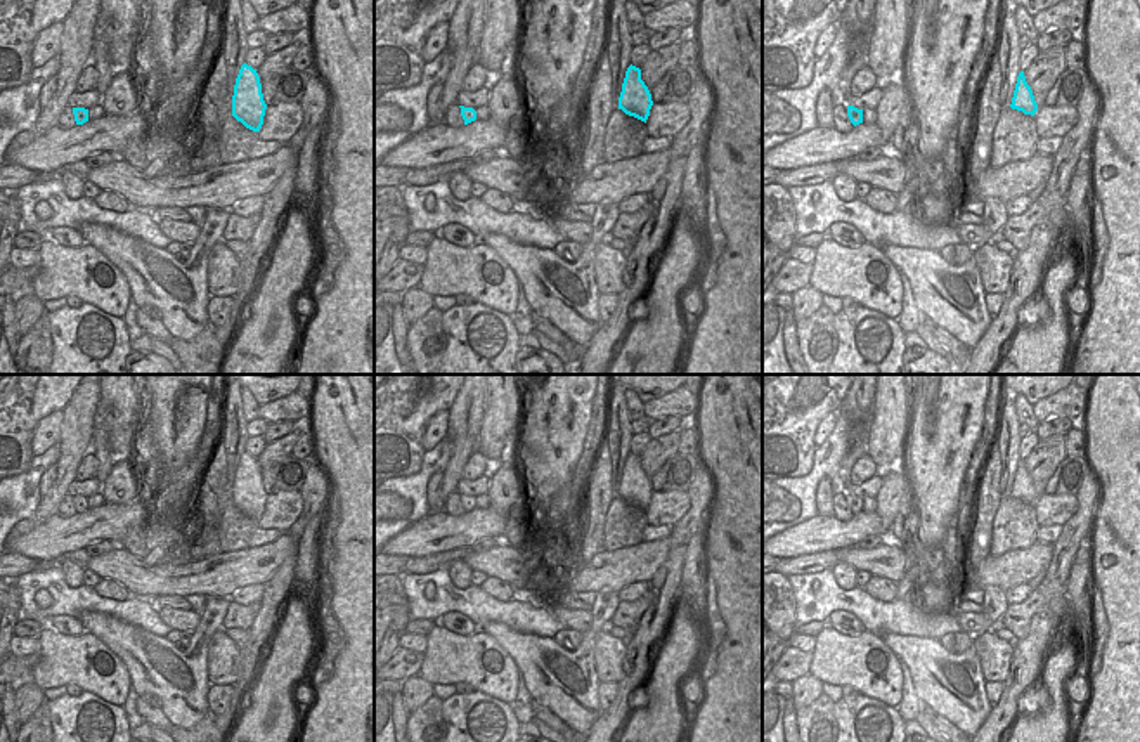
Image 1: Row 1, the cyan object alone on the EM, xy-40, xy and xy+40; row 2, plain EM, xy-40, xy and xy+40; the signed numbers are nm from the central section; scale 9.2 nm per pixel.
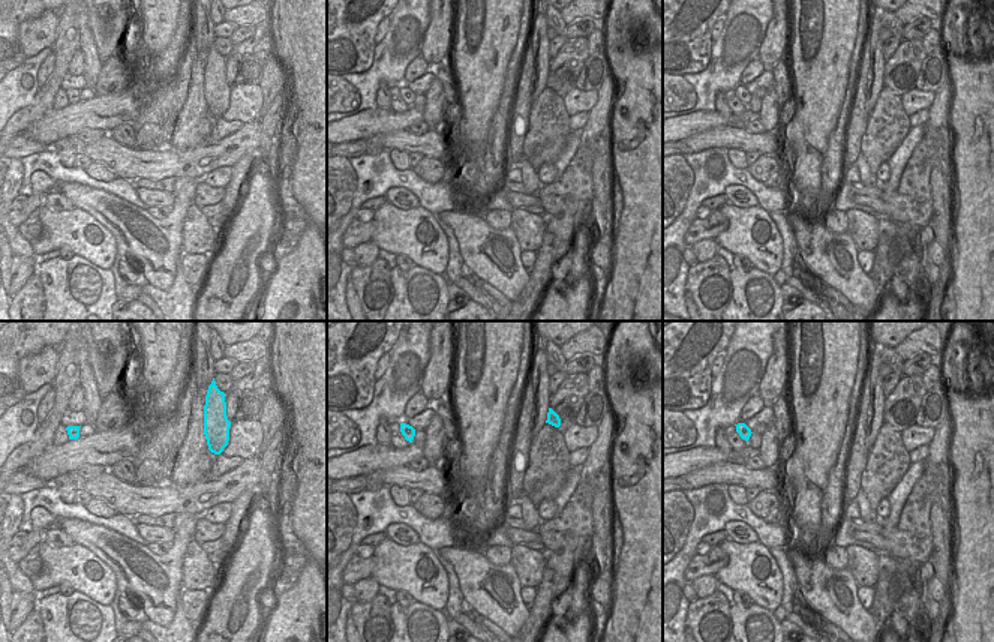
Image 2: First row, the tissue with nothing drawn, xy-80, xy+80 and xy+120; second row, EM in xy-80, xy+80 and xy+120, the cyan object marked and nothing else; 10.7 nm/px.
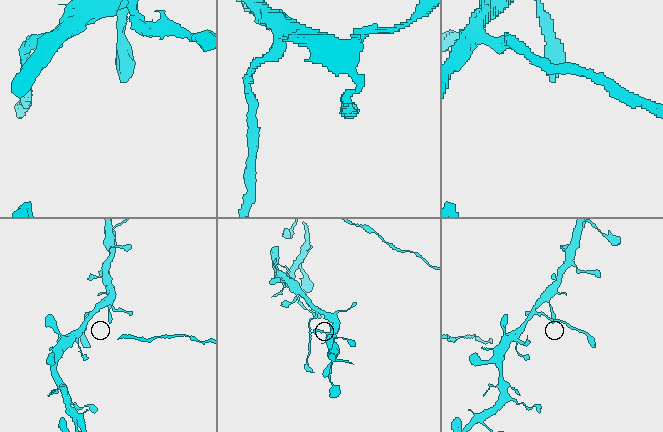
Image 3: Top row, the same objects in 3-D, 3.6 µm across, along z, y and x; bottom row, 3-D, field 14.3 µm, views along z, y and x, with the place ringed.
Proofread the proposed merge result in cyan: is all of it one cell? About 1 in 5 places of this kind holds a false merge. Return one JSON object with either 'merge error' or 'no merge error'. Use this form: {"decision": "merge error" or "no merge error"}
{"decision": "merge error"}

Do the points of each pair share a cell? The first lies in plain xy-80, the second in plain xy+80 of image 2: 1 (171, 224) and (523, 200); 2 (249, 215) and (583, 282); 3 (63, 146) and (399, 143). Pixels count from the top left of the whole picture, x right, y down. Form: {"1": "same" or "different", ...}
{"1": "different", "2": "same", "3": "different"}

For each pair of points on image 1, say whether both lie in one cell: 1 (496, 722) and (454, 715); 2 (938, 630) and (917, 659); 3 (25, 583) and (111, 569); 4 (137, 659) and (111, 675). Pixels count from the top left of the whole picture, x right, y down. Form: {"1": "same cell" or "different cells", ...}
{"1": "same cell", "2": "different cells", "3": "different cells", "4": "different cells"}

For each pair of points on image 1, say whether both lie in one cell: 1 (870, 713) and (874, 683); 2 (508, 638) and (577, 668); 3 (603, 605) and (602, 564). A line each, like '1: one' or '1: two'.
1: two
2: one
3: two

